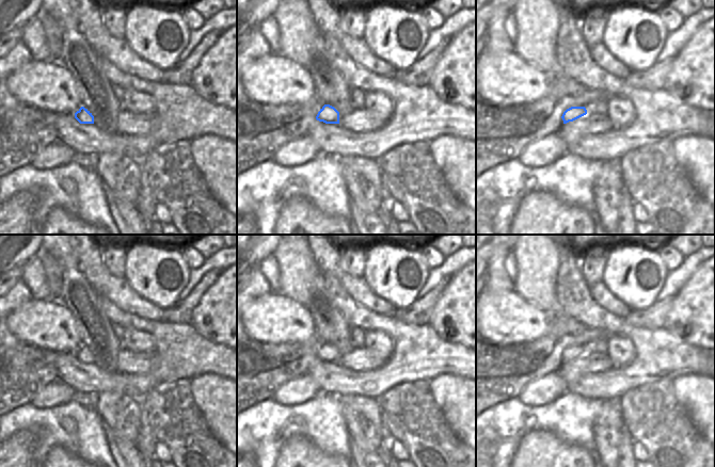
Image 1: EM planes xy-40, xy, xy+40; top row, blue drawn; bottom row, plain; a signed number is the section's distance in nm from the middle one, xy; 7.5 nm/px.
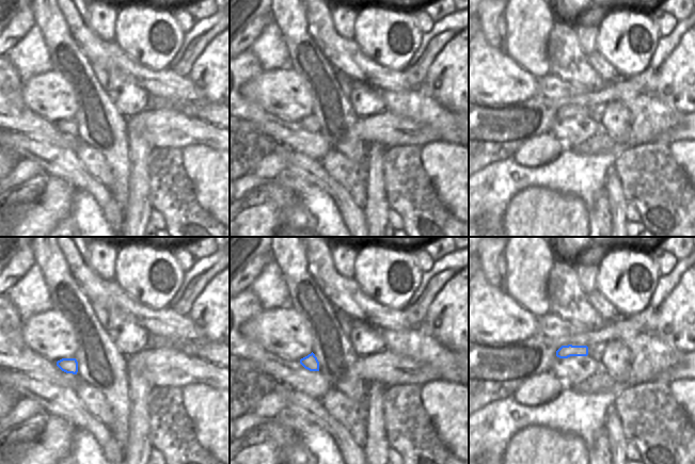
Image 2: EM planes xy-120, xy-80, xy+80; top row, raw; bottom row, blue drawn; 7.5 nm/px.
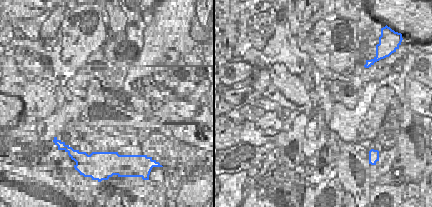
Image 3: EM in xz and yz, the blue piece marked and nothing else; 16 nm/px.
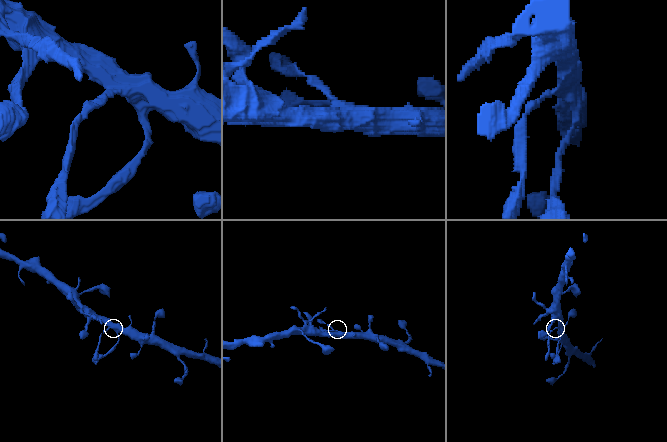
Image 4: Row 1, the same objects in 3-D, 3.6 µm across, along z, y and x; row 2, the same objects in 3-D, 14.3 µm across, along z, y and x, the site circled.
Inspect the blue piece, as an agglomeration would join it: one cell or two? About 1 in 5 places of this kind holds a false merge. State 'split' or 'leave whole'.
leave whole

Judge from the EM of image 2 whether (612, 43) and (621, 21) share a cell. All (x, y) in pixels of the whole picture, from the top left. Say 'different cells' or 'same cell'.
same cell

